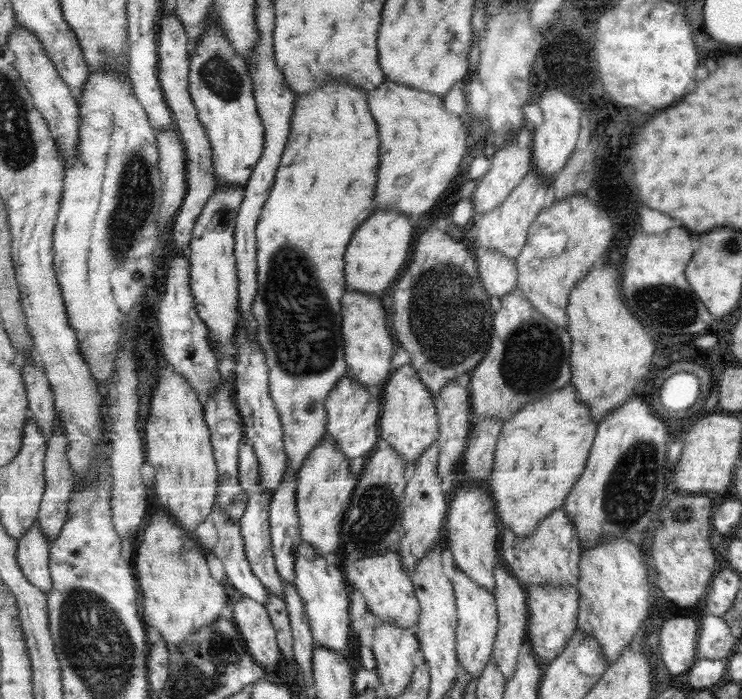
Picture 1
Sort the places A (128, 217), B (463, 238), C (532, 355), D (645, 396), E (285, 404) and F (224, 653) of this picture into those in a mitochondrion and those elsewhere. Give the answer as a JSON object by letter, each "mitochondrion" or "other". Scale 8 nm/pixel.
{"A":"mitochondrion","B":"other","C":"mitochondrion","D":"other","E":"other","F":"mitochondrion"}

